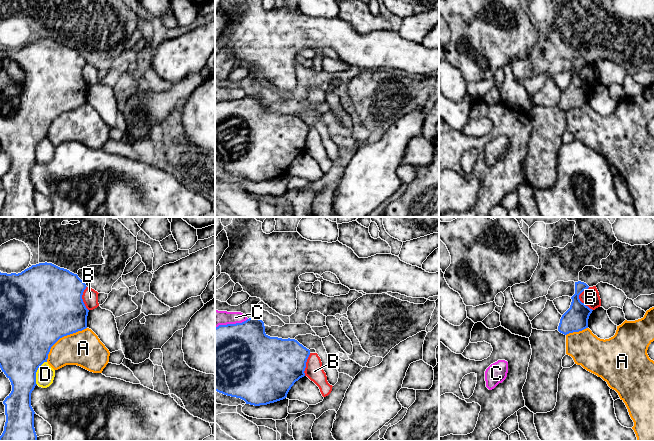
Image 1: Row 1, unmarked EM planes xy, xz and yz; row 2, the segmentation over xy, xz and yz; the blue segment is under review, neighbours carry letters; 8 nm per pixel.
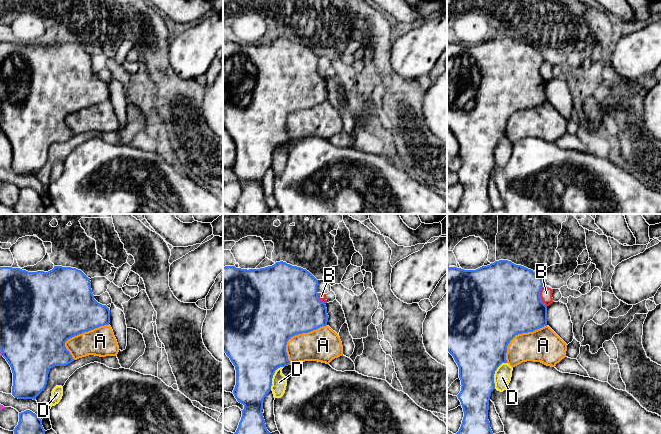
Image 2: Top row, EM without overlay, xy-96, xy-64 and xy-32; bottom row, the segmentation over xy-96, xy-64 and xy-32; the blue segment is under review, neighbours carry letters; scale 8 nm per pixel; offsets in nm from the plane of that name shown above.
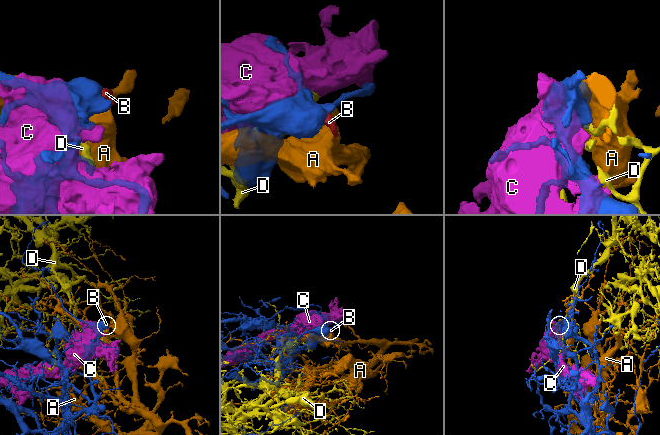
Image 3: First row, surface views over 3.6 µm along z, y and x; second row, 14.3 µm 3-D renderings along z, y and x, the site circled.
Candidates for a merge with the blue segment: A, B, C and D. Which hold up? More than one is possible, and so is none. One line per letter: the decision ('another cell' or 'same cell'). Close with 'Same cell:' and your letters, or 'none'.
A: another cell
B: another cell
C: another cell
D: another cell
Same cell: none

